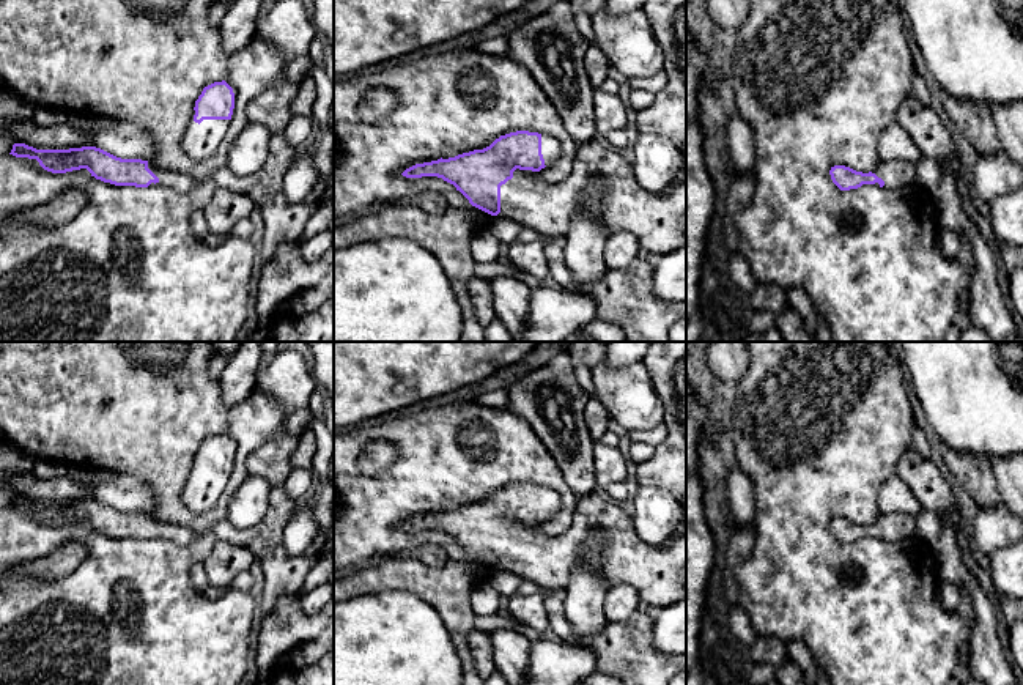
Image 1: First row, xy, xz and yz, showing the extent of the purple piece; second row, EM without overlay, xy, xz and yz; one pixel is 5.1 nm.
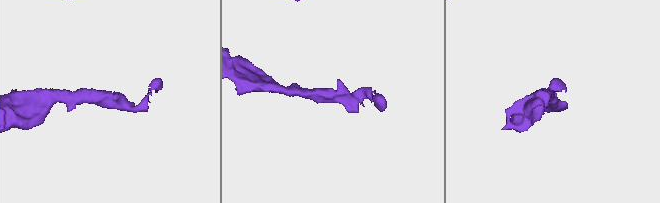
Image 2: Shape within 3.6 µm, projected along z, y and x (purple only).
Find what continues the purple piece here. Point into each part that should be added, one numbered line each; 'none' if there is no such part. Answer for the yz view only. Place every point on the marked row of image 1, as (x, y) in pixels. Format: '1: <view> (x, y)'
1: yz (896, 174)

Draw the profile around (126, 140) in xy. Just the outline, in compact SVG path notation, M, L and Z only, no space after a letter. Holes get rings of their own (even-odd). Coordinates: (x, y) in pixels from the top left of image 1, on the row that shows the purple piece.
M116 120L112 126L87 131L93 146L101 148L121 159L151 161L154 156L154 140L137 124Z

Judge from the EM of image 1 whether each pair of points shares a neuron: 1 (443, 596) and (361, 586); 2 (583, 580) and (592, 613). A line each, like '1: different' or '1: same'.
1: same
2: same

